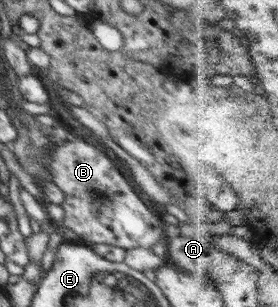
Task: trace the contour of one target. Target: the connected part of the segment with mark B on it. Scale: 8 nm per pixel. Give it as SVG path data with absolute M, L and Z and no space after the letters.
M82 139L55 142L49 152L49 172L65 194L62 224L87 242L112 244L125 250L153 248L165 242L174 228L173 223L153 215L105 153Z

